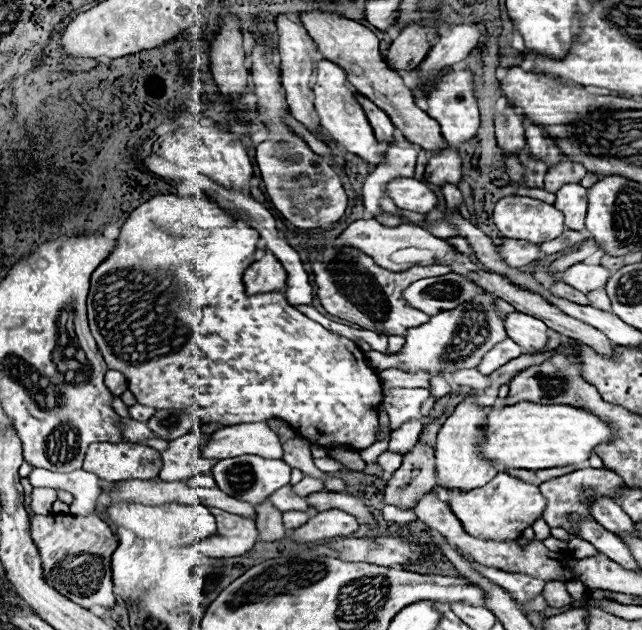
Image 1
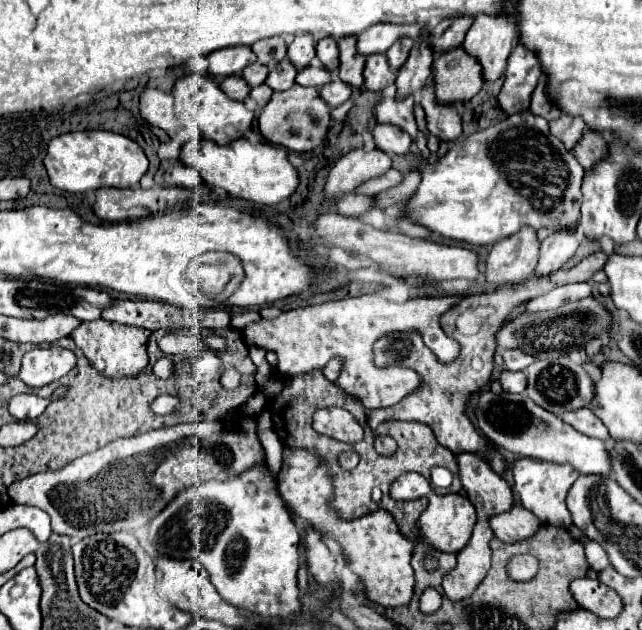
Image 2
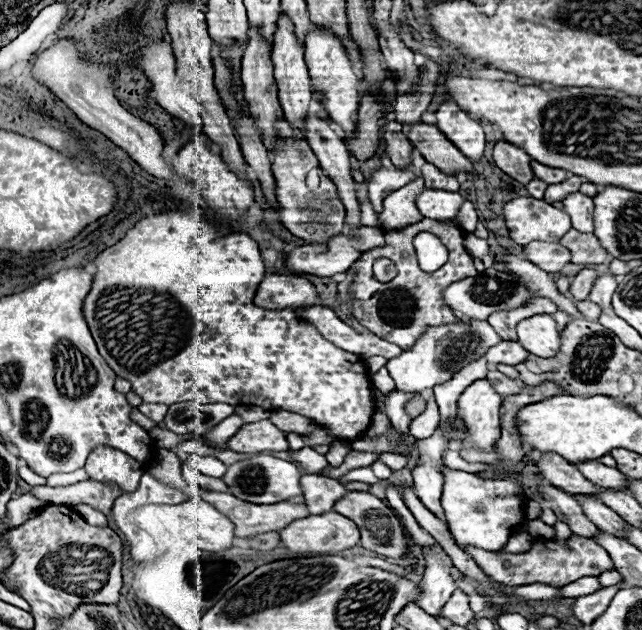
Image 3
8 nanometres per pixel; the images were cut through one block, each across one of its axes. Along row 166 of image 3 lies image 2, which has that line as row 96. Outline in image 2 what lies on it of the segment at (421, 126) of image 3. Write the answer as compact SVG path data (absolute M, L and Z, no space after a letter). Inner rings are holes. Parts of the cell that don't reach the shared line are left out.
M462 46L444 52L436 60L436 96L442 102L466 102L484 86L484 74L474 56Z

